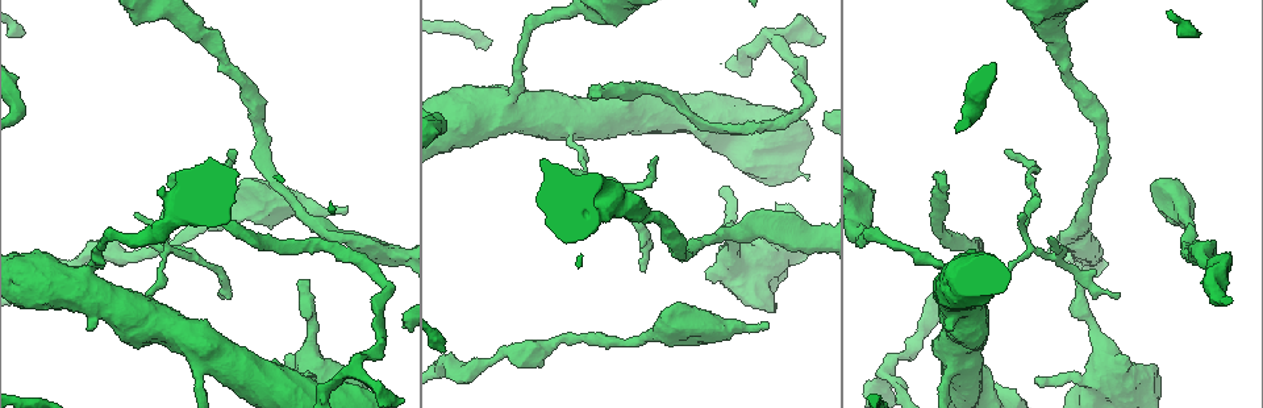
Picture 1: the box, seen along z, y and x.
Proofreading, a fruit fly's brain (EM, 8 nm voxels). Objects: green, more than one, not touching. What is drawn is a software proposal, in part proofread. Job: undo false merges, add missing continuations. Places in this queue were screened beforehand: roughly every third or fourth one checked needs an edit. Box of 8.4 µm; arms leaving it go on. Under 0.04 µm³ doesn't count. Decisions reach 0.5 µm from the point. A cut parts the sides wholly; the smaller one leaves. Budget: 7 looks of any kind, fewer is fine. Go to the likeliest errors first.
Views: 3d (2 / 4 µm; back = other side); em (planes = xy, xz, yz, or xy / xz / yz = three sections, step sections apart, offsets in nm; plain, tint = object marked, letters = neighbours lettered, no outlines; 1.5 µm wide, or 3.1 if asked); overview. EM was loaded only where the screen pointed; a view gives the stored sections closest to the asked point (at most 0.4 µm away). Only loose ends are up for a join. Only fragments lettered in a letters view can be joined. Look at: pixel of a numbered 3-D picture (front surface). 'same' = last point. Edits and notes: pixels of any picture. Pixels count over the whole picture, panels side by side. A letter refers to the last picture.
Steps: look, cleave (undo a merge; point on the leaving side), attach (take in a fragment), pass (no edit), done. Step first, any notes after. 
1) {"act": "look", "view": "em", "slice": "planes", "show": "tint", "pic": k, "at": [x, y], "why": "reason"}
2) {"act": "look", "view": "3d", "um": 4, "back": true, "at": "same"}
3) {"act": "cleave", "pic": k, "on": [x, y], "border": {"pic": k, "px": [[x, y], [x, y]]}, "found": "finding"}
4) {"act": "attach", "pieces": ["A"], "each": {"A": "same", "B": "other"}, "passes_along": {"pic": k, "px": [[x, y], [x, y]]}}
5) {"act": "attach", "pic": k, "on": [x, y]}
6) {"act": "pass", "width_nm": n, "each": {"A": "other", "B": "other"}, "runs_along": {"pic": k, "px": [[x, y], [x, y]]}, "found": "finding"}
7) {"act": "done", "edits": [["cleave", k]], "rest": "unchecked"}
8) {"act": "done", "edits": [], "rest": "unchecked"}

{"act": "look", "view": "3d", "um": 2, "pic": 1, "at": [301, 281], "why": "branch stops here"}

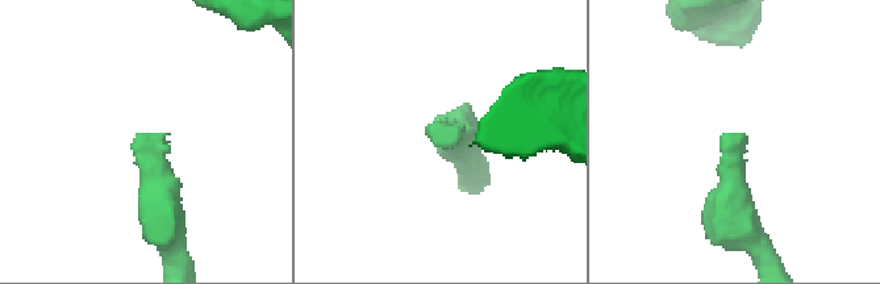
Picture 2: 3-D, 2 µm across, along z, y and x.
{"act": "look", "view": "em", "slice": "yz", "step": 4, "show": "letters", "pic": 2, "at": [433, 122], "why": "need the tissue"}

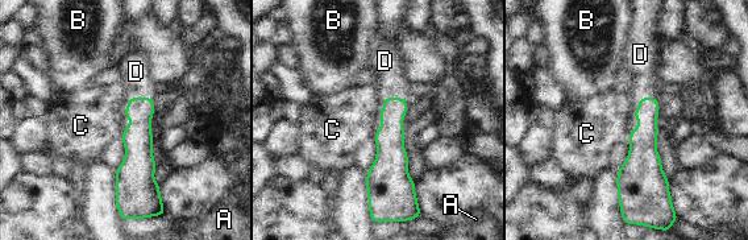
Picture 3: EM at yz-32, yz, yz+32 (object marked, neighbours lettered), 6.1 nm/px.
{"act": "attach", "pic": 3, "on": [645, 82], "each": {"A": "other", "B": "other", "C": "other", "D": "same"}, "passes_along": {"pic": 3, "px": [[643, 152], [634, 112], [645, 82]]}, "found": "the cell continues"}

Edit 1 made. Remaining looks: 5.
{"act": "look", "view": "3d", "um": 2, "pic": 1, "at": [767, 325], "why": "branch stops here"}

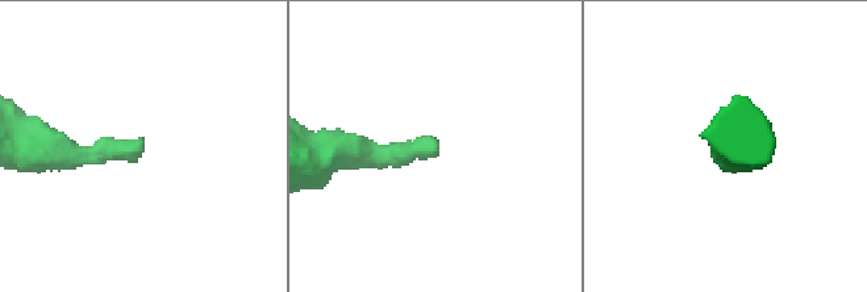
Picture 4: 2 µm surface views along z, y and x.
{"act": "look", "view": "em", "slice": "xz", "step": 8, "show": "tint", "pic": 4, "at": [144, 138]}

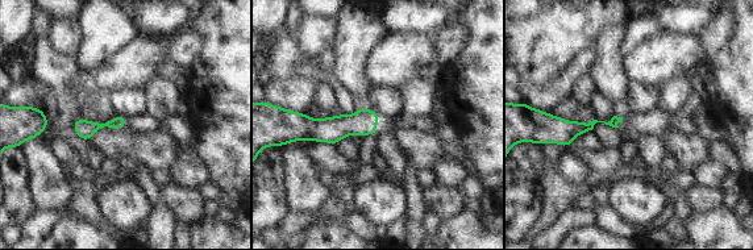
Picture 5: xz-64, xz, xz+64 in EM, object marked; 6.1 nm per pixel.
{"act": "look", "view": "em", "slice": "planes", "show": "letters", "at": "same", "why": "another direction"}

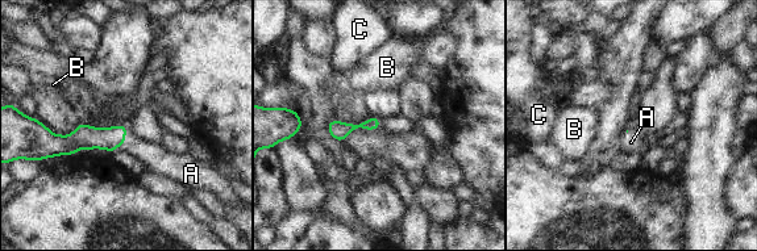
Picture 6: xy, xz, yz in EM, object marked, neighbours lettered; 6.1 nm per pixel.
{"act": "attach", "pic": 6, "on": [154, 157], "each": {"A": "same", "B": "other", "C": "other"}, "passes_along": {"pic": 6, "px": [[86, 137], [124, 142], [154, 157]]}, "found": "the cell continues"}

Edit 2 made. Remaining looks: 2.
{"act": "look", "view": "em", "slice": "xz", "step": 4, "show": "letters", "pic": 1, "at": [151, 298], "why": "calibre changes"}

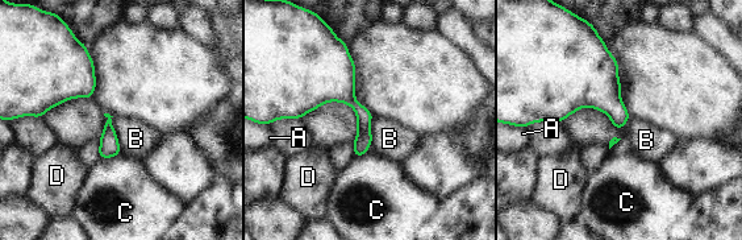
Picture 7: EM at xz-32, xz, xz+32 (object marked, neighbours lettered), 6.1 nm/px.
{"act": "pass", "width_nm": 100, "each": {"A": "other", "B": "other", "C": "other", "D": "other"}, "found": "continuous, no second cell"}

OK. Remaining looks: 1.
{"act": "done", "edits": [["attach", 3], ["attach", 6]], "rest": "unchecked"}

